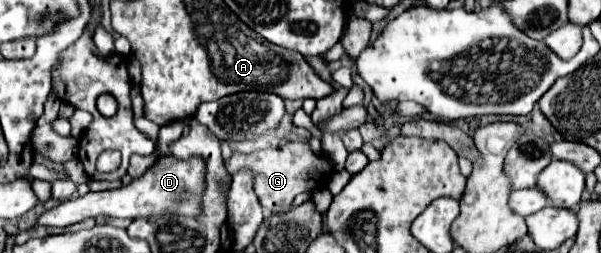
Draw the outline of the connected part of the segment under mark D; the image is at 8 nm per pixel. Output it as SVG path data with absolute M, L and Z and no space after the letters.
M161 156L143 176L131 180L131 184L105 190L89 192L75 200L67 200L47 210L37 224L46 227L64 228L79 223L89 216L115 216L115 218L151 218L157 214L179 214L195 218L201 214L201 196L205 192L205 160L195 156L189 160L177 160L175 156Z

